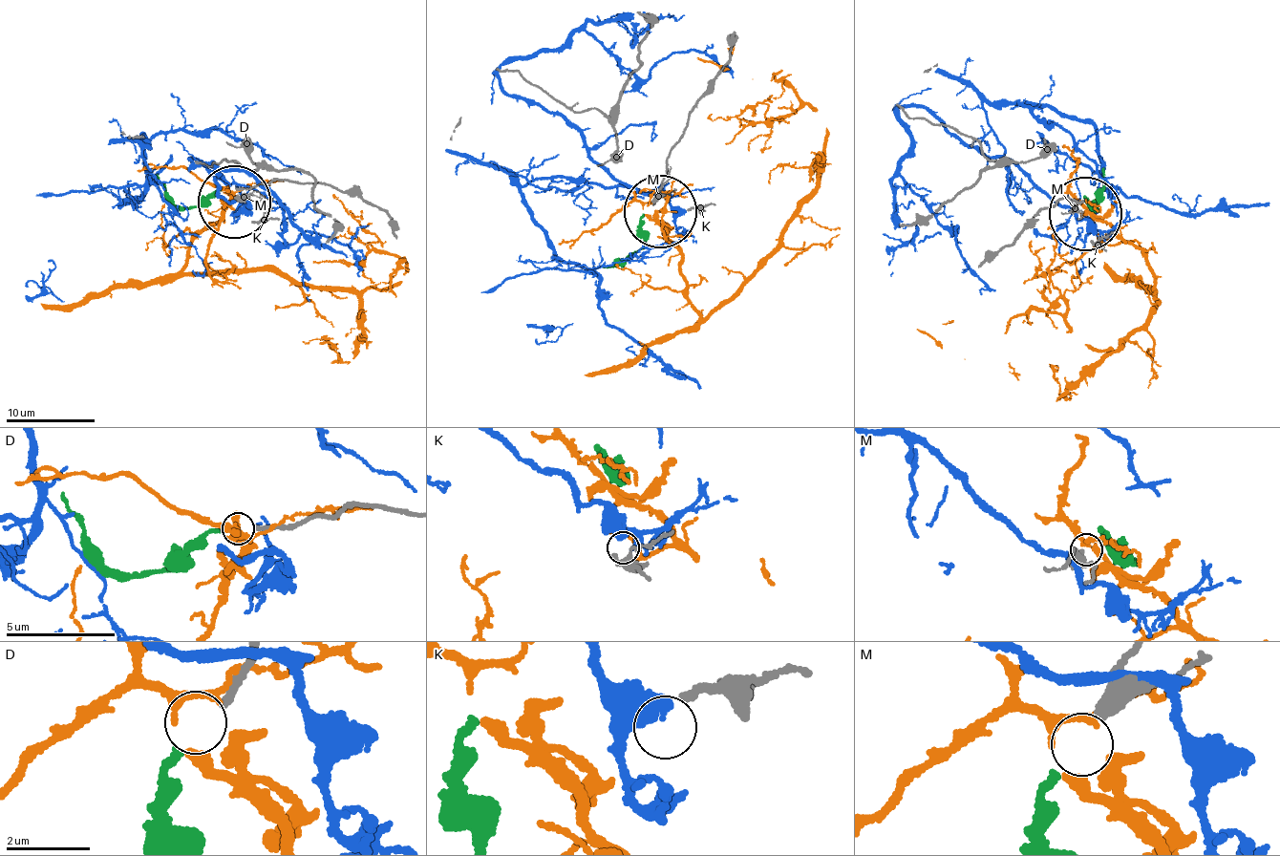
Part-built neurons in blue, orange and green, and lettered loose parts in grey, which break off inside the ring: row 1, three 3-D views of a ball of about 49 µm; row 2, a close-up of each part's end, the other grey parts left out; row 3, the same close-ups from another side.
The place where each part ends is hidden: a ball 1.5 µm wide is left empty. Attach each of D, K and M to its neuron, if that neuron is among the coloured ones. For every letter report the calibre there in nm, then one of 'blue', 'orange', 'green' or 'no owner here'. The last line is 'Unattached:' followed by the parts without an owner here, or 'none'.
D: calibre 200 nm; green
K: calibre 220 nm; no owner here
M: calibre 320 nm; no owner here
Unattached: K, M

